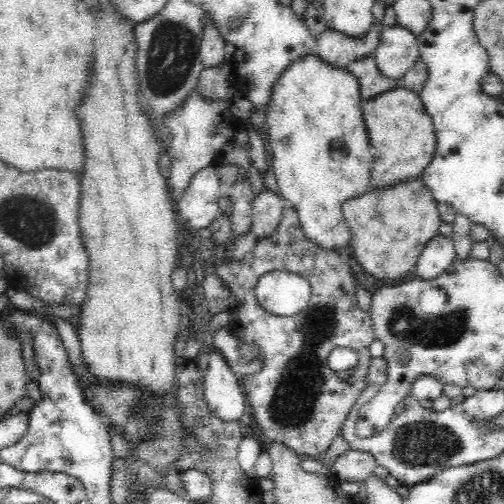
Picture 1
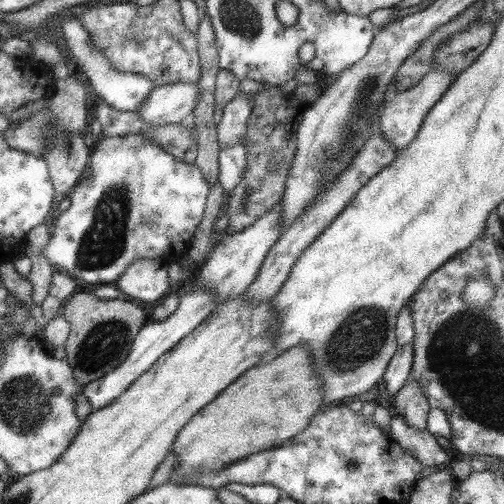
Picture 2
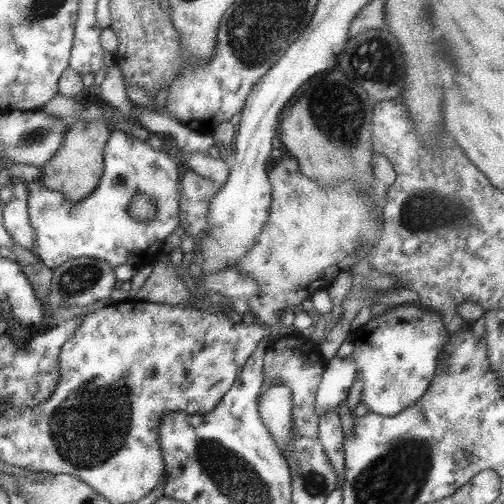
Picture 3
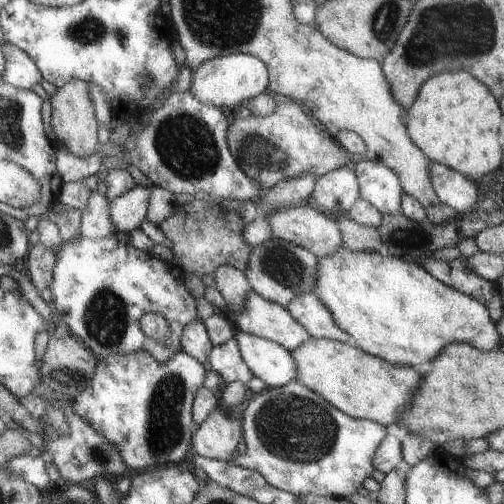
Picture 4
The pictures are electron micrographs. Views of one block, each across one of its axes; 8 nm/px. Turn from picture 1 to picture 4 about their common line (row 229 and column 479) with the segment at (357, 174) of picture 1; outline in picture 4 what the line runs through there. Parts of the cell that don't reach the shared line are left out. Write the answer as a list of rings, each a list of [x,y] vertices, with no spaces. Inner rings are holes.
[[[341,248],[331,256],[319,258],[317,298],[331,310],[333,322],[337,328],[349,334],[355,348],[393,366],[415,368],[417,364],[433,362],[441,350],[445,350],[445,346],[455,342],[475,346],[481,352],[499,348],[497,324],[491,320],[487,308],[479,300],[441,284],[407,258],[389,258],[381,252],[349,252]]]

